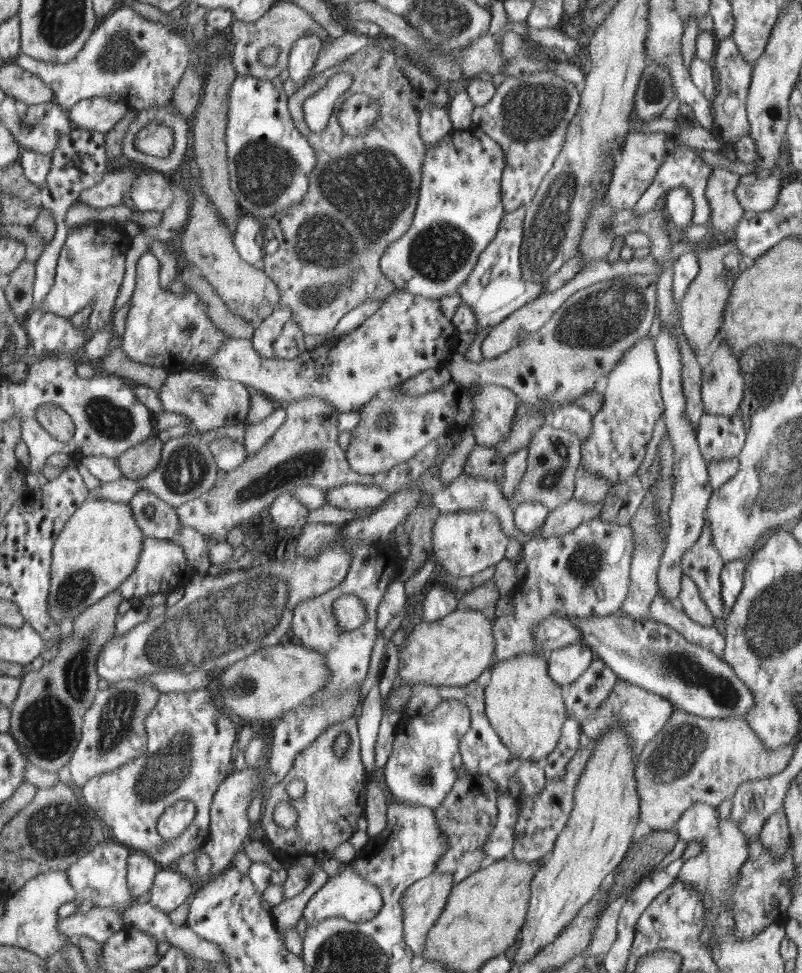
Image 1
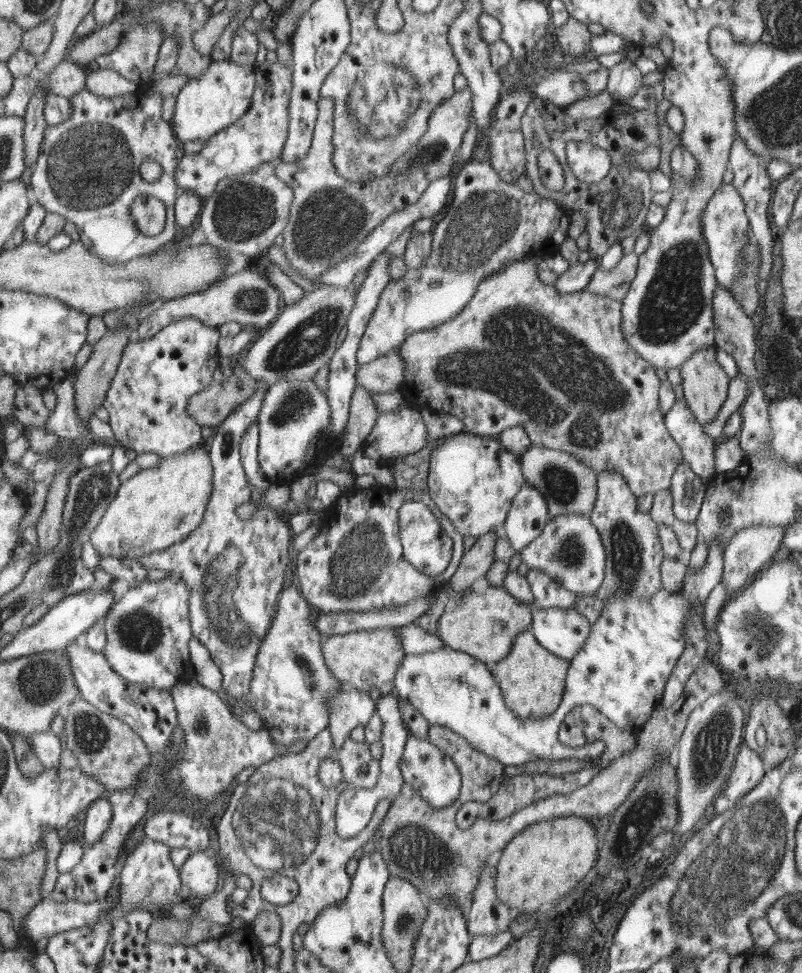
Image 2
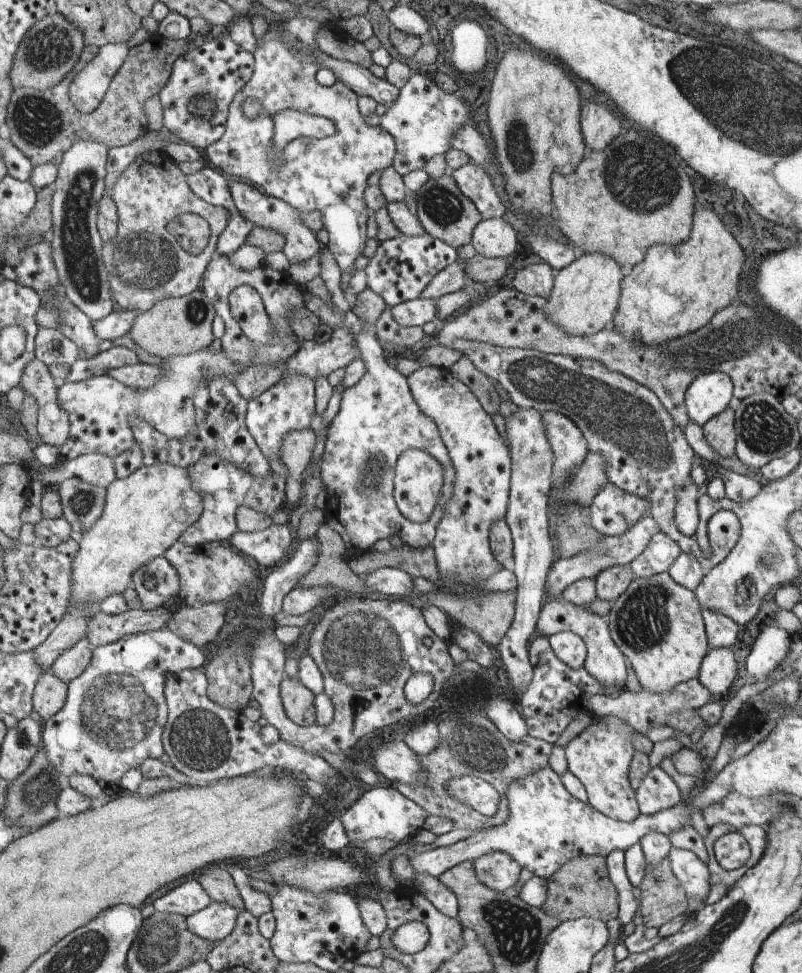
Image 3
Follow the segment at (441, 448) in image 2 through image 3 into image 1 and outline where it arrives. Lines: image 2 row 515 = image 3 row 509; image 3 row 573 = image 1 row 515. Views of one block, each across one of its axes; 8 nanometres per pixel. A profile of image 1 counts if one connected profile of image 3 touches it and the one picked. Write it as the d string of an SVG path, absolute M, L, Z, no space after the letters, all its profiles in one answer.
M486 509L440 513L433 527L432 546L438 569L454 577L471 577L505 558L509 538L499 517Z

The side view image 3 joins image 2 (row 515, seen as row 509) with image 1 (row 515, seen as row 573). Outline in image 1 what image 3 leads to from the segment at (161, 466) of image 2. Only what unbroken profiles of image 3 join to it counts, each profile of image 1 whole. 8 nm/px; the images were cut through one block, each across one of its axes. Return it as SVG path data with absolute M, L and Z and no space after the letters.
M88 498L67 520L55 542L51 558L52 596L48 595L47 601L56 624L64 618L74 620L88 606L117 590L138 566L144 538L129 503Z

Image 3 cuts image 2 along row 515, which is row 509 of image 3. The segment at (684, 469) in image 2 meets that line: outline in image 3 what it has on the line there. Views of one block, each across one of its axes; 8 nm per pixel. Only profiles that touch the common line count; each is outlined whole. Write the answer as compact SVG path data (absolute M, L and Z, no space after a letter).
M694 481L680 490L679 503L676 504L675 520L684 536L694 536L699 524L698 486Z

